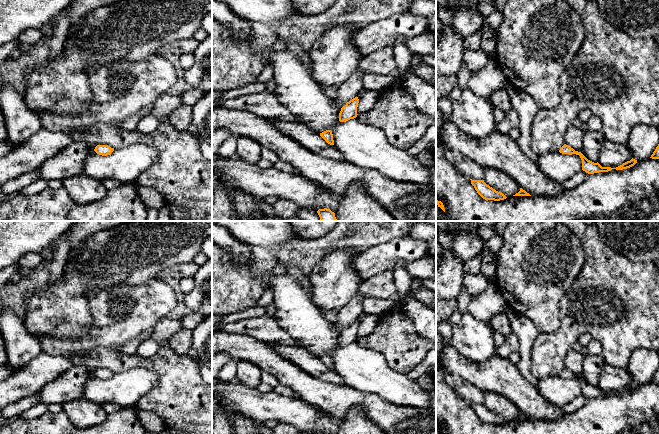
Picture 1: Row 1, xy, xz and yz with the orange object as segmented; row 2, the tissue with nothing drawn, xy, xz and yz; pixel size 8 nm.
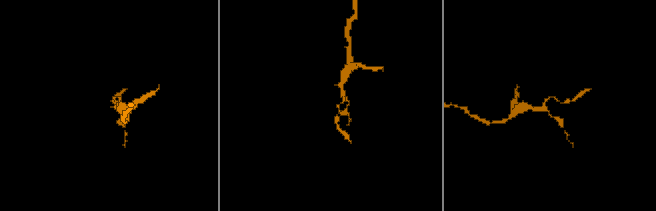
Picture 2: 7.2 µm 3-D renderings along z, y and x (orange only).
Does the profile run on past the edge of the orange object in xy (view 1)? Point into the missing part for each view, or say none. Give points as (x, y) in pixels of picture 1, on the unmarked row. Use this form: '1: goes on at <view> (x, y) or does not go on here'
1: does not go on here

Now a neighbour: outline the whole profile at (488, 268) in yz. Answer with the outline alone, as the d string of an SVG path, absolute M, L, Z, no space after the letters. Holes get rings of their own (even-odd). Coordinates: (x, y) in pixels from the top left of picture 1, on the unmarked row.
M483 247L482 252L482 268L481 272L487 278L489 283L496 282L496 257L488 248Z

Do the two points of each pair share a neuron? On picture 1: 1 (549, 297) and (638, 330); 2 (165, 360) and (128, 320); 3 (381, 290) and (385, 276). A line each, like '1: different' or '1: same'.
1: different
2: different
3: same

